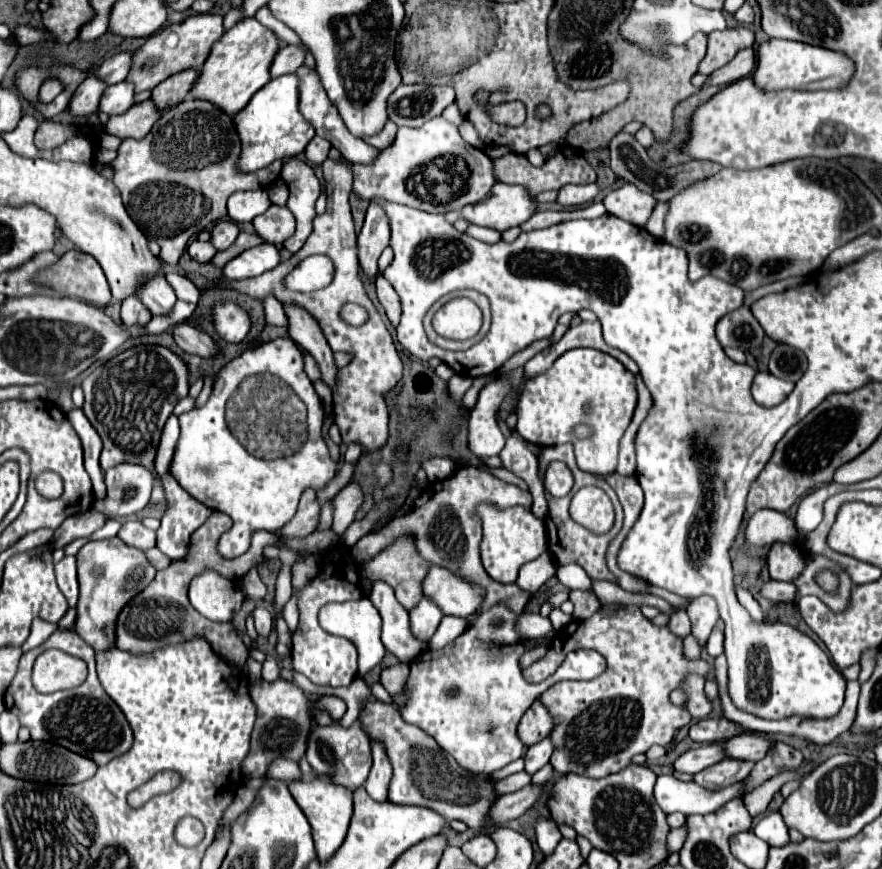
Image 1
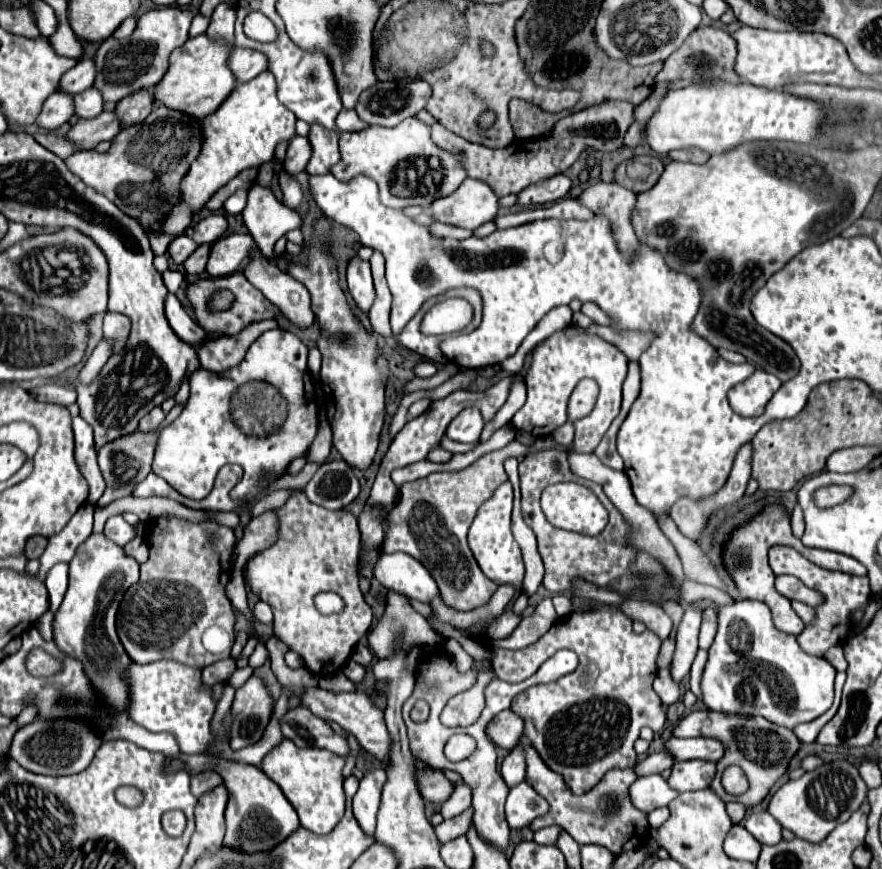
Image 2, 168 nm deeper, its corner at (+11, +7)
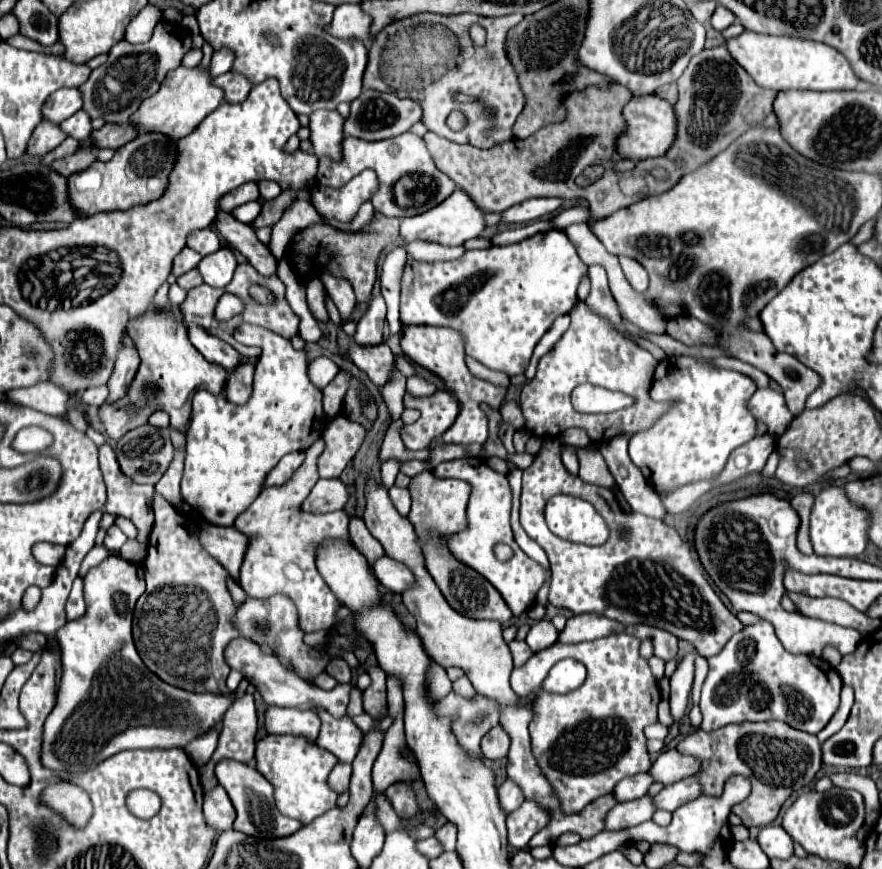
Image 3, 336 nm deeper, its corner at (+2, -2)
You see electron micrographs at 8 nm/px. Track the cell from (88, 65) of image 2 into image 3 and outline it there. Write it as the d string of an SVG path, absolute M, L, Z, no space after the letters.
M60 88L44 102L44 120L52 120L52 124L60 124L70 118L74 112L82 108L82 96L78 88Z

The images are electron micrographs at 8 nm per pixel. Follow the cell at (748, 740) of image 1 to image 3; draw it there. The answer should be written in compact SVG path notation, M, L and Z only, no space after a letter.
M664 750L656 762L652 762L648 774L654 778L654 782L660 782L664 786L684 780L698 772L700 762L692 756L684 756L678 750Z

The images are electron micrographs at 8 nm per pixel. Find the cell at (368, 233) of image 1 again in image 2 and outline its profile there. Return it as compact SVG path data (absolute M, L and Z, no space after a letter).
M355 243L355 251L353 251L353 257L347 267L347 283L349 283L349 291L351 291L357 307L367 313L375 299L375 289L373 289L369 263L361 261L357 255L359 247L361 247L361 243Z

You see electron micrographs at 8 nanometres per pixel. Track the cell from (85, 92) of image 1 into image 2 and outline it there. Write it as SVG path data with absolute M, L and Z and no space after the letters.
M55 91L43 105L43 111L41 115L37 117L37 123L39 127L43 129L57 129L61 127L63 123L67 123L75 113L75 101L73 101L73 95L71 93L65 93L65 91Z

